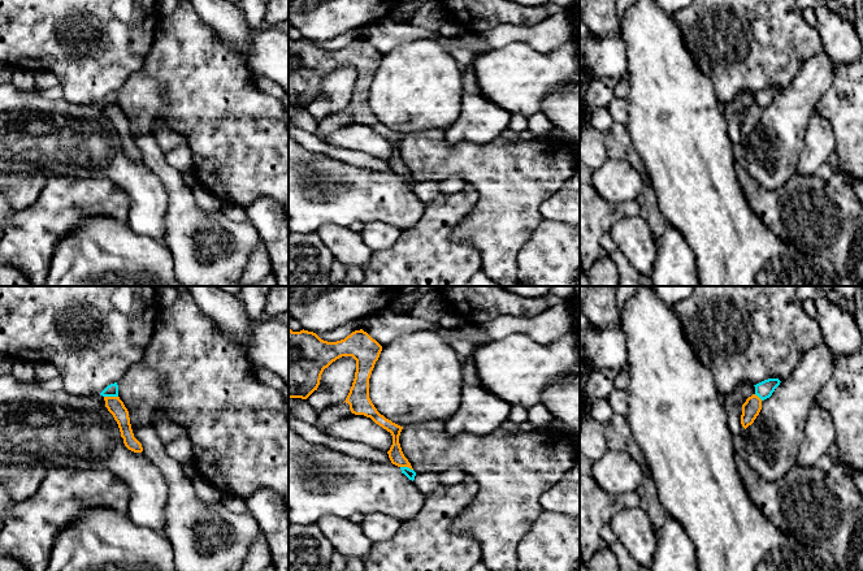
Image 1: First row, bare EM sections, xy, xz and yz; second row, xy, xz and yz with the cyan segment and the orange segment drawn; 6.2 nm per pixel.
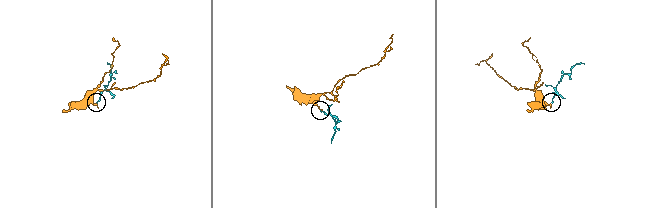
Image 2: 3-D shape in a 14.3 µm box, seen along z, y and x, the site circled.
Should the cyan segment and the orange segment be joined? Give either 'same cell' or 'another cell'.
another cell

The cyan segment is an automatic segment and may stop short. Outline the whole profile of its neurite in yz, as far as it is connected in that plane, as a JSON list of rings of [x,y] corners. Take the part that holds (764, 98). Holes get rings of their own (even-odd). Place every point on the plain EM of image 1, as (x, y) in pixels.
[[[768,87],[754,94],[755,104],[758,104],[762,109],[769,107],[780,91],[781,90],[779,87]]]

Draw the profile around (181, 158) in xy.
[[[182,144],[165,155],[166,163],[178,172],[192,172],[192,150]]]

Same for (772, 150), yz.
[[[821,49],[807,60],[789,86],[780,91],[772,104],[762,109],[762,118],[745,138],[746,168],[764,189],[777,190],[797,174],[799,155],[805,147],[805,133],[816,103],[833,82],[834,68]]]

